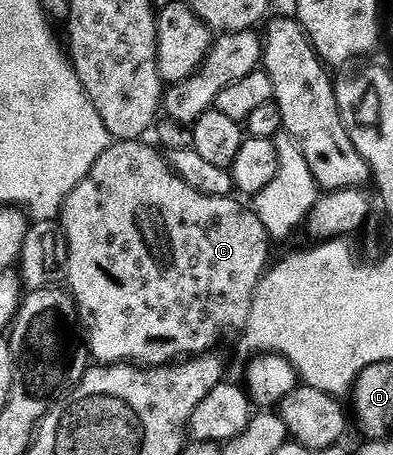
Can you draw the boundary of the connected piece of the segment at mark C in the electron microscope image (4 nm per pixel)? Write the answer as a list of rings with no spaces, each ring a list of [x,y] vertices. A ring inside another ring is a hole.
[[[142,139],[114,141],[104,151],[104,155],[96,159],[92,171],[88,171],[88,175],[74,188],[72,195],[68,195],[60,214],[60,224],[65,229],[66,238],[70,244],[68,275],[66,276],[68,289],[78,302],[79,314],[83,318],[90,317],[90,325],[94,328],[91,333],[90,330],[88,333],[90,356],[95,362],[104,365],[133,363],[143,367],[157,367],[211,352],[215,348],[214,344],[229,329],[241,330],[245,326],[248,315],[252,311],[252,299],[256,287],[265,277],[267,268],[271,264],[272,238],[249,204],[241,205],[234,197],[200,195],[200,191],[188,187],[188,183],[184,183],[184,179],[178,177],[163,154],[161,157],[152,146],[145,145],[146,143]]]

